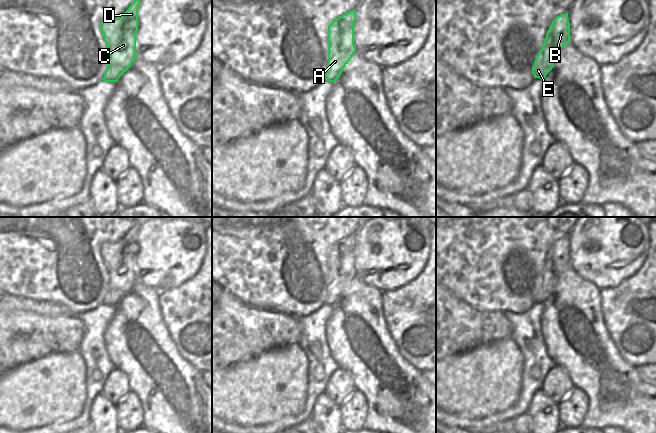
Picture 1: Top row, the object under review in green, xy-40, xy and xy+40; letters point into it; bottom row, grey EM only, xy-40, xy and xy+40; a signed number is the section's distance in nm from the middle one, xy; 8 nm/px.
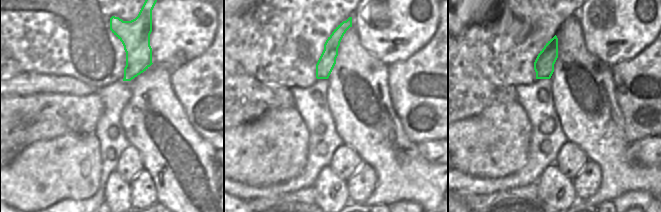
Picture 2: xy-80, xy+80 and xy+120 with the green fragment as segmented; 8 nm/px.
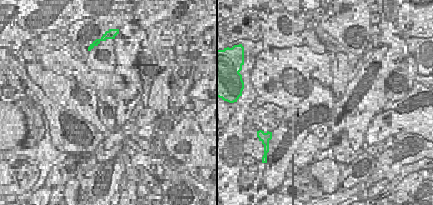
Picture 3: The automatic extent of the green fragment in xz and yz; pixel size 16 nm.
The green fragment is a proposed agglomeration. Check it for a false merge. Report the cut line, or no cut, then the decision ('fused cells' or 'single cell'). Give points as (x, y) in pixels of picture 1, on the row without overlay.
cut none; single cell

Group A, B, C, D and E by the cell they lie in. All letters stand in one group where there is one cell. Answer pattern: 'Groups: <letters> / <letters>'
Groups: A B C D E

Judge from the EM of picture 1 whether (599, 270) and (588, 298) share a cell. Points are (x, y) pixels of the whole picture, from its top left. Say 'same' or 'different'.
different

